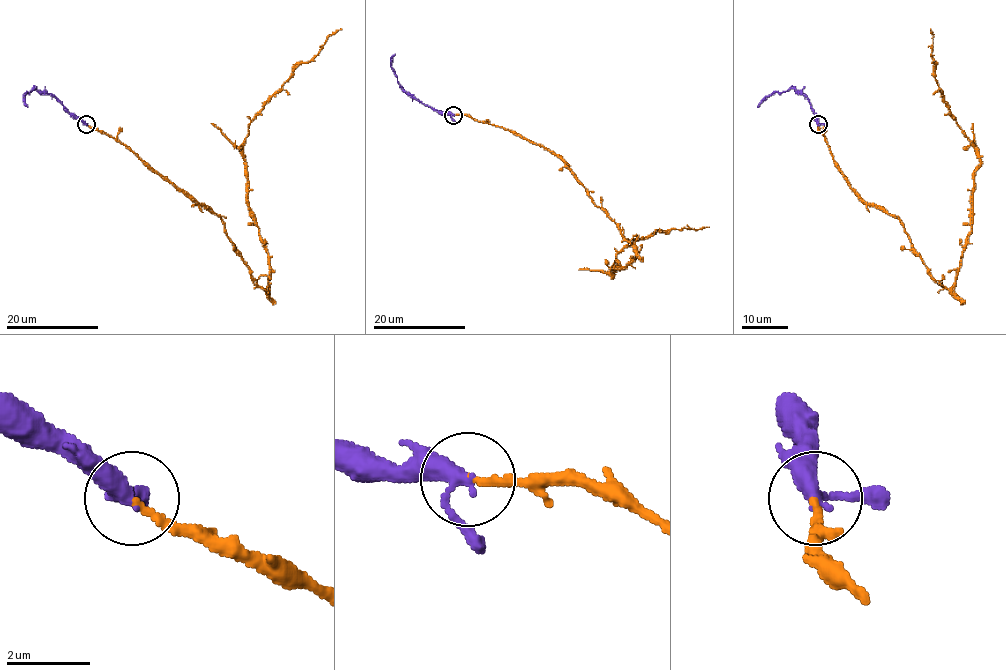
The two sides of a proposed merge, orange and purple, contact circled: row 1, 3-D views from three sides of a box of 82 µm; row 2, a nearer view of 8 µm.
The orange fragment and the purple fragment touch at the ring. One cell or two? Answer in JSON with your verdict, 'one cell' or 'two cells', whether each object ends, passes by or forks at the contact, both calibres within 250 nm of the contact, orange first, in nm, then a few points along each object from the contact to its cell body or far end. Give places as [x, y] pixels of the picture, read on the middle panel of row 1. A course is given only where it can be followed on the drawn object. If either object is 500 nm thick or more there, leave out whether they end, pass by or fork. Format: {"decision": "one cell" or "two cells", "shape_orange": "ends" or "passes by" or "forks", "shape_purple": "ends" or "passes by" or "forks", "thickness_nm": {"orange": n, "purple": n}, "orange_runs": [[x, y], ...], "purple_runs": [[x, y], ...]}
{"decision": "one cell", "shape_orange": "ends", "shape_purple": "passes by", "thickness_nm": {"orange": 180, "purple": 320}, "orange_runs": [[454, 115], [515, 131], [563, 162], [637, 252], [612, 277], [615, 256], [636, 241], [659, 231], [709, 227]], "purple_runs": [[454, 115], [441, 115], [412, 99], [403, 89], [391, 65], [395, 54]]}

